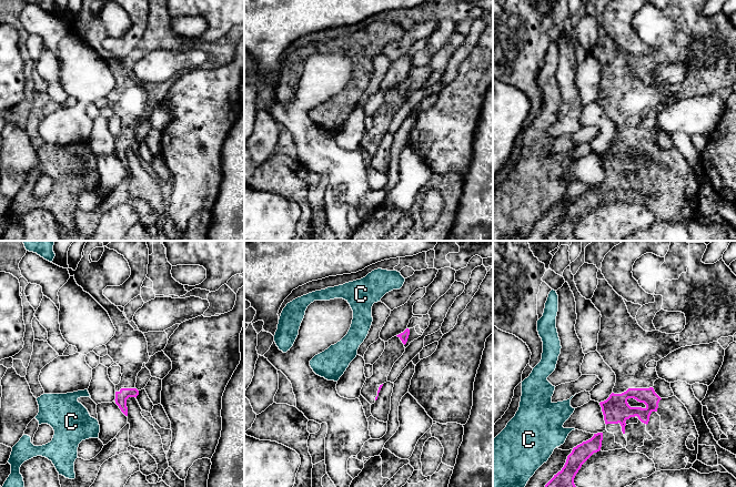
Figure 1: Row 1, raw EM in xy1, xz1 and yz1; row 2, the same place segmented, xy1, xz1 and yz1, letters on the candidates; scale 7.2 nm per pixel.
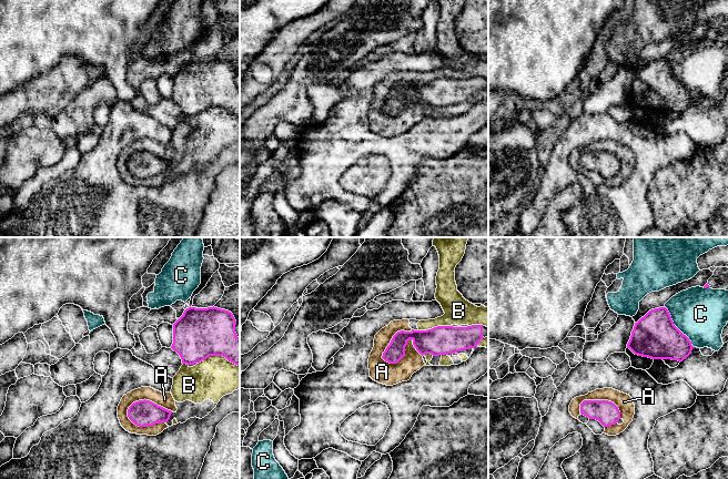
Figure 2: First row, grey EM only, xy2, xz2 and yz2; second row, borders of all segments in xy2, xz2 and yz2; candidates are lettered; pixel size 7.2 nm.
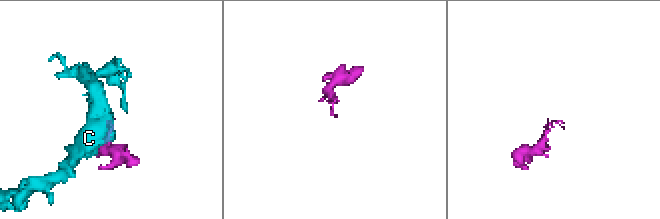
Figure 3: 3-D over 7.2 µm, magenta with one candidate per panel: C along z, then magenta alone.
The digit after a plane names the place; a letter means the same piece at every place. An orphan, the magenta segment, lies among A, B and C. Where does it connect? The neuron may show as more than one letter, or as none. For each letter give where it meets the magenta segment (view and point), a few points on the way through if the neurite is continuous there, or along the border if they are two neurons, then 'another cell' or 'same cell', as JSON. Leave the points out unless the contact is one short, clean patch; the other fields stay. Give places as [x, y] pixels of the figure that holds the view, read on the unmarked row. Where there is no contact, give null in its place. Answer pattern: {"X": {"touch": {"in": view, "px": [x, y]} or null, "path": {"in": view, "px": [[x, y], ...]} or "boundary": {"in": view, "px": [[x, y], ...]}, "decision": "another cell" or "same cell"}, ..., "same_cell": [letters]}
{"A": {"touch": {"in": "xz2", "px": [404, 102]}, "boundary": {"in": "xz2", "px": [[422, 108], [410, 91], [397, 113], [387, 114], [381, 109]]}, "decision": "another cell"}, "B": {"touch": {"in": "xy2", "px": [221, 106]}, "decision": "another cell"}, "C": {"touch": {"in": "yz2", "px": [675, 78]}, "decision": "another cell"}, "same_cell": []}

